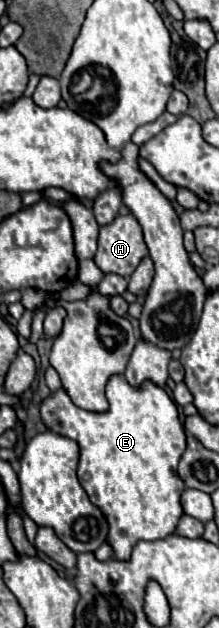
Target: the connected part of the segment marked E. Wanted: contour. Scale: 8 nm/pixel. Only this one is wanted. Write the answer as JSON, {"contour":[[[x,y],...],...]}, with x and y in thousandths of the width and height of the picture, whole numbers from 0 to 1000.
{"contour":[[[516,596],[489,608],[489,637],[489,656],[406,656],[342,646],[297,618],[269,618],[187,640],[178,656],[215,685],[260,685],[260,691],[306,694],[361,707],[361,768],[406,787],[416,799],[470,812],[498,831],[498,866],[525,876],[516,889],[571,892],[589,889],[616,863],[726,860],[799,847],[799,838],[836,818],[817,793],[845,771],[808,755],[808,736],[845,720],[845,685],[817,669],[799,640],[763,631],[763,624],[735,615],[699,611],[689,605],[662,605],[644,615],[607,618],[553,596]]]}

